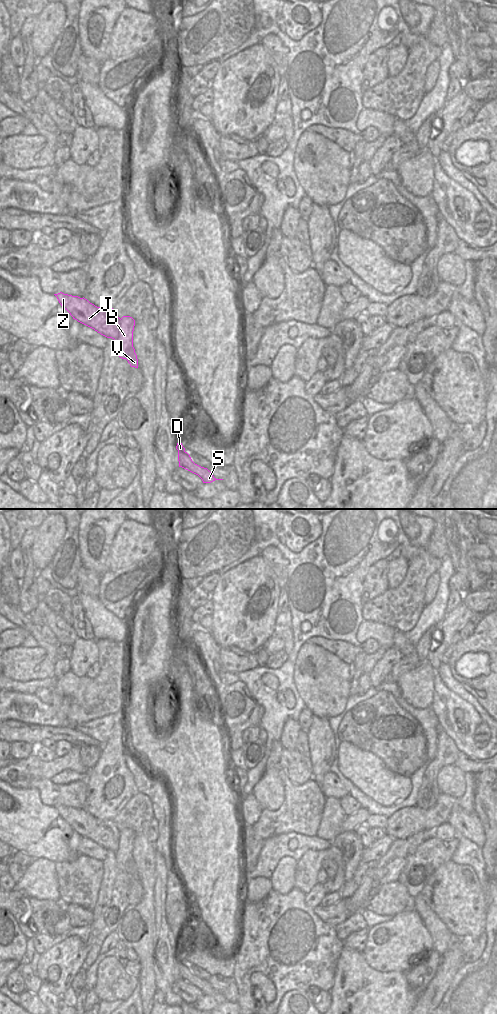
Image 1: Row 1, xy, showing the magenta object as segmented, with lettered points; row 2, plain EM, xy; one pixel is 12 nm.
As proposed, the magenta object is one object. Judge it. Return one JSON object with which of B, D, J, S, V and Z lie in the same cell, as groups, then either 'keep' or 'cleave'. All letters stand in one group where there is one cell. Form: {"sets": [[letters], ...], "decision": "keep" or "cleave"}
{"sets": [["B"], ["D", "J", "S", "V", "Z"]], "decision": "cleave"}

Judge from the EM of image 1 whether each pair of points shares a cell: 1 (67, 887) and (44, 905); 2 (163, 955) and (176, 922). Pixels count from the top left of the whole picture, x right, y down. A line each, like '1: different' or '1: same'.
1: different
2: different

